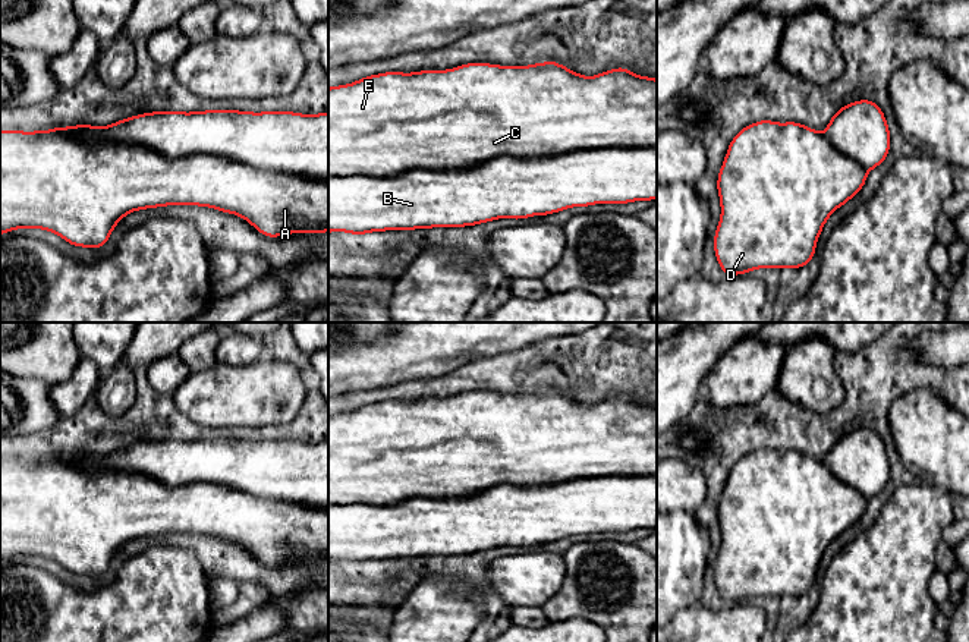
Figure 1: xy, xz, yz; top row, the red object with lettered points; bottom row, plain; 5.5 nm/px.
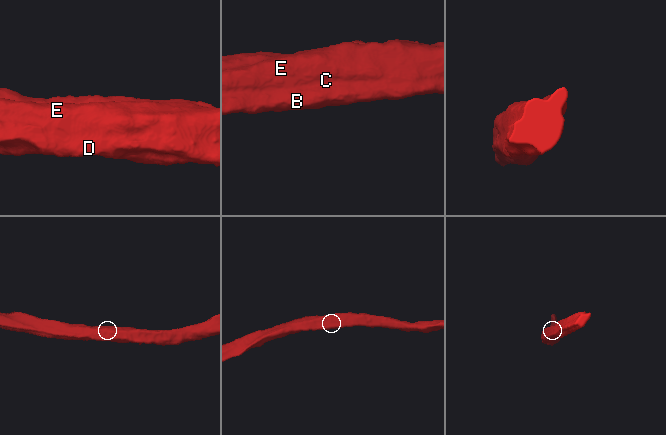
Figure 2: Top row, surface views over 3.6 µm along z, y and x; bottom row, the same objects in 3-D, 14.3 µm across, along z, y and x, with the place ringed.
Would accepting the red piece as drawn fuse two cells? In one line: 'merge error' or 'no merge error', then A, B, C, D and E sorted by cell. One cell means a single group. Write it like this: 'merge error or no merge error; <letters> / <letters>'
no merge error; A B C D E

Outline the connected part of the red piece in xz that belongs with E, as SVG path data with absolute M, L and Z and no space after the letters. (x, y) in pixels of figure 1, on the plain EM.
M557 390L529 394L466 391L449 399L384 400L328 416L328 561L465 556L495 547L547 544L572 535L649 528L657 528L657 407L635 403L626 396L586 406Z

